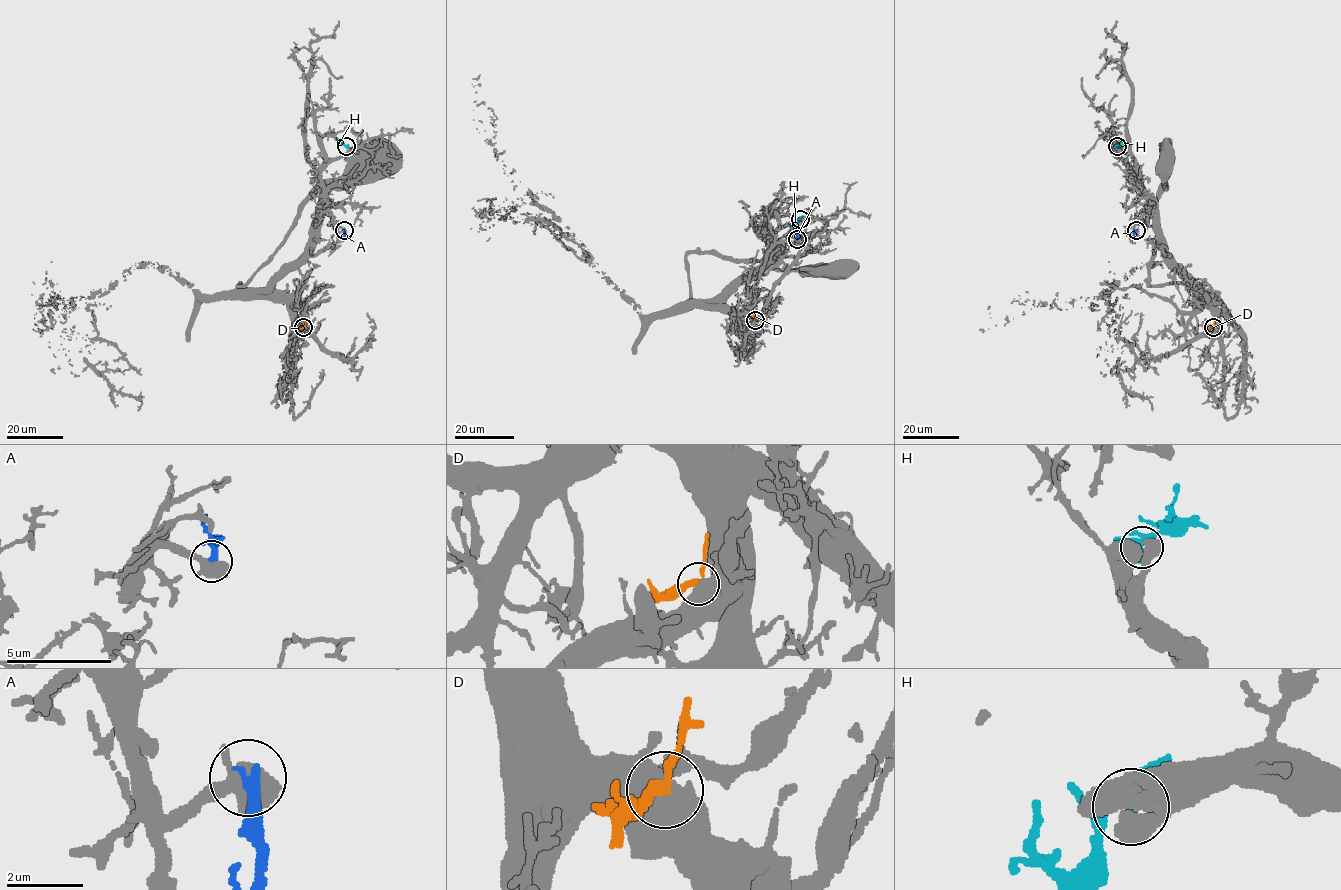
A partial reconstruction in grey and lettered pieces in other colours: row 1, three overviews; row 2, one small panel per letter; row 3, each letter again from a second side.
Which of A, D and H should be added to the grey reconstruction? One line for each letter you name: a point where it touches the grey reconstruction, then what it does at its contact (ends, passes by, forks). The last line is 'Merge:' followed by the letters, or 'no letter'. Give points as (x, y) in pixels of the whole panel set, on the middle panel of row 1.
D: (755, 320) | it passes by
Merge: D

